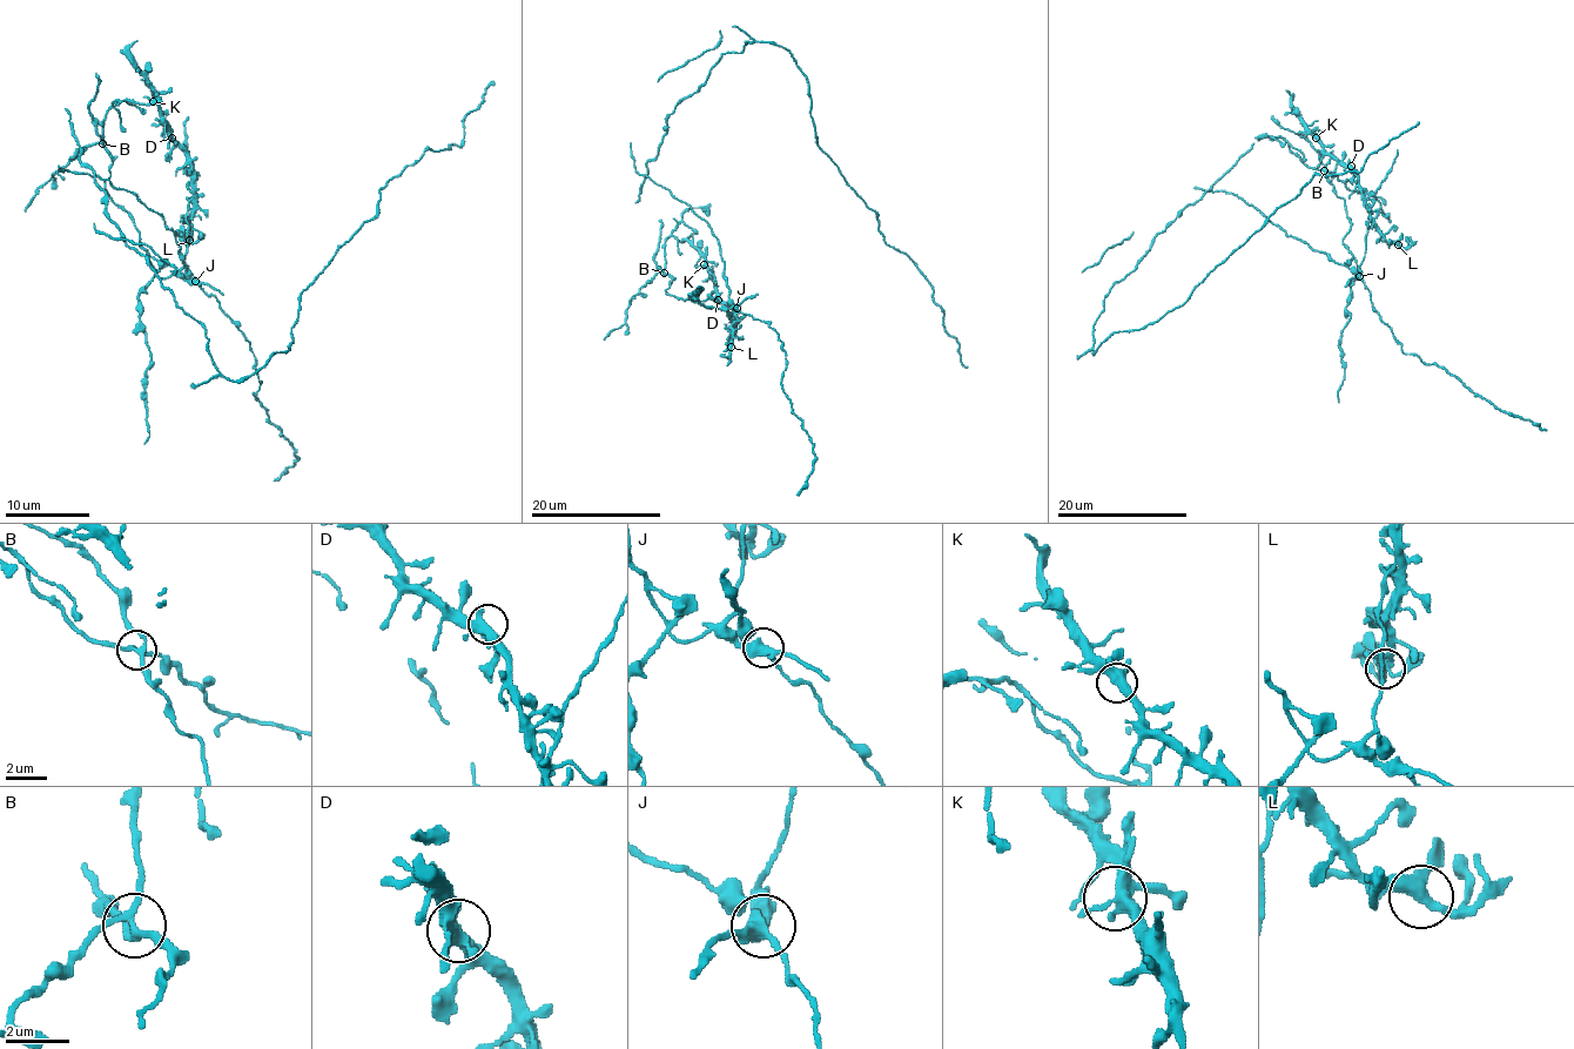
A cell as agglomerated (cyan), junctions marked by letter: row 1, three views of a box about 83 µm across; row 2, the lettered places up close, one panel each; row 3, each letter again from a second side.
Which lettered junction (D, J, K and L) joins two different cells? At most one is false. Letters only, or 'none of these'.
J

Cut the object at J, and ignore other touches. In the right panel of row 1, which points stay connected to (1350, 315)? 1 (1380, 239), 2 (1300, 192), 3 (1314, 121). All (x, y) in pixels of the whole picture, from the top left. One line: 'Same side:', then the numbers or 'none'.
Same side: none

